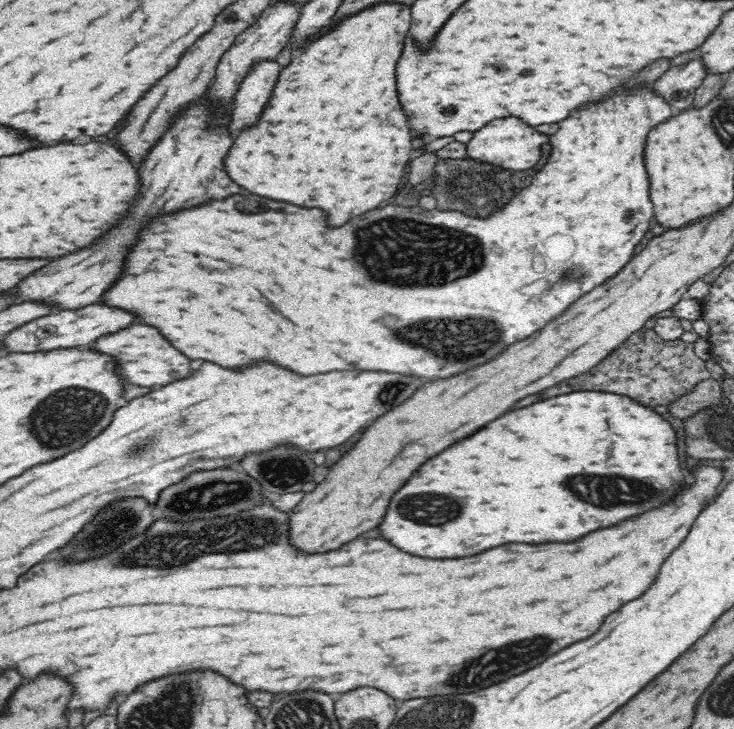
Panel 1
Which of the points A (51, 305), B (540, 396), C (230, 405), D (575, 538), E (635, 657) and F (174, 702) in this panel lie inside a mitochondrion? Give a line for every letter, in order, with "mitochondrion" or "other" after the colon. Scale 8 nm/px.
A: other
B: other
C: other
D: other
E: other
F: mitochondrion

